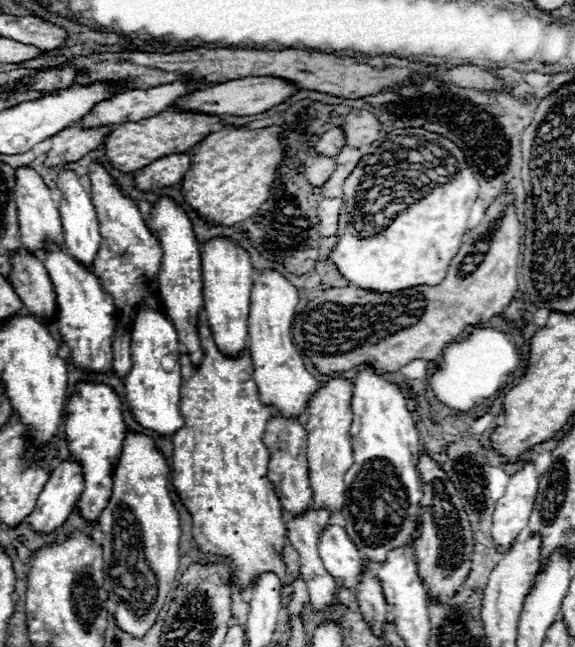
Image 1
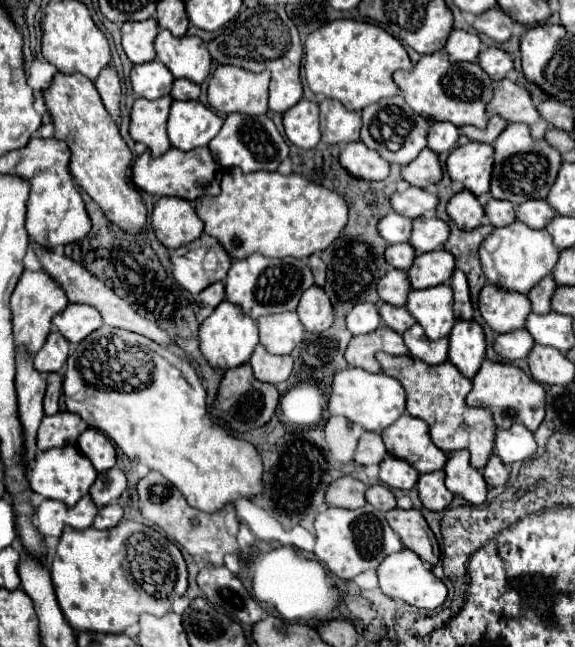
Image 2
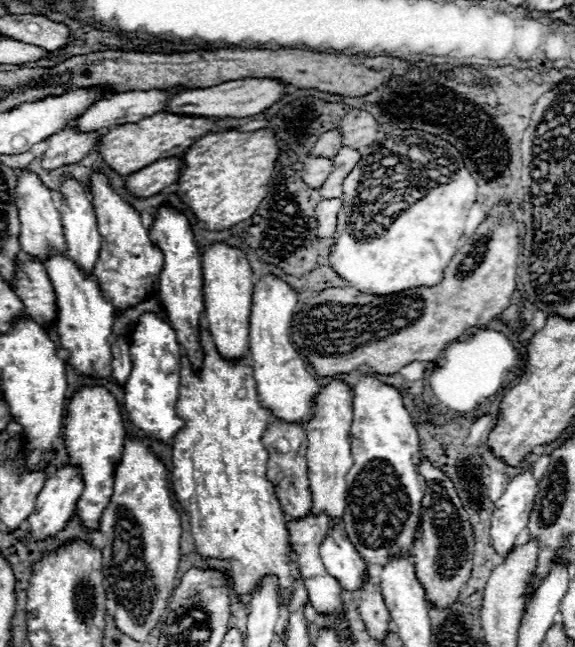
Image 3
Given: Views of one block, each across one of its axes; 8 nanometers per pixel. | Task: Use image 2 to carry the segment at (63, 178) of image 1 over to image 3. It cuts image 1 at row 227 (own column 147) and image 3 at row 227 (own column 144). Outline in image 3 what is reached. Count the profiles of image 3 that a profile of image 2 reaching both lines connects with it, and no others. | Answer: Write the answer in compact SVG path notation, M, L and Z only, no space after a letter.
M66 174L62 184L60 184L60 192L62 192L62 202L60 202L60 214L62 214L62 226L64 226L64 238L66 238L66 254L72 256L72 260L84 268L86 274L94 274L94 264L98 260L98 252L100 252L100 232L98 232L98 220L96 220L96 212L90 206L88 194L84 192L84 188L76 182L76 178L72 174Z

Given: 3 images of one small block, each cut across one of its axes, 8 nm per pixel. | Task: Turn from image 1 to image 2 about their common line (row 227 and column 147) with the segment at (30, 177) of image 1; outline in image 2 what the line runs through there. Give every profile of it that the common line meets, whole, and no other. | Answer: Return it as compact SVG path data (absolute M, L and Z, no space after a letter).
M154 18L144 22L124 22L122 24L122 48L134 64L150 62L156 58L154 40L158 36L158 22Z

